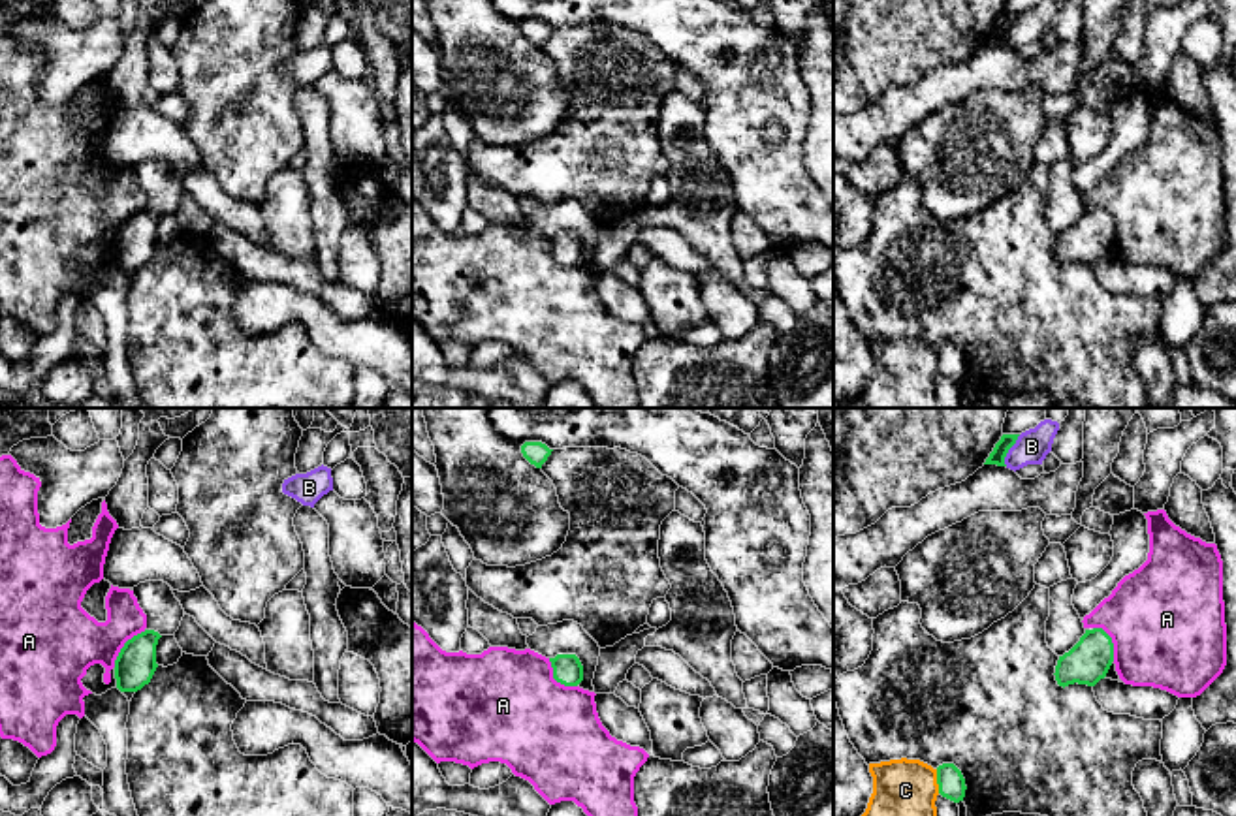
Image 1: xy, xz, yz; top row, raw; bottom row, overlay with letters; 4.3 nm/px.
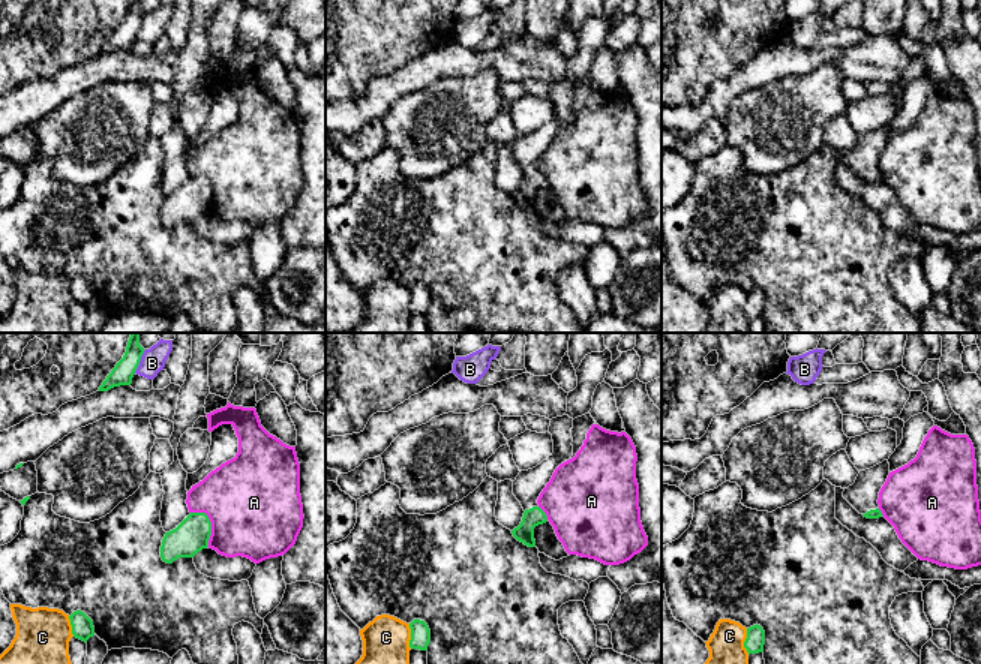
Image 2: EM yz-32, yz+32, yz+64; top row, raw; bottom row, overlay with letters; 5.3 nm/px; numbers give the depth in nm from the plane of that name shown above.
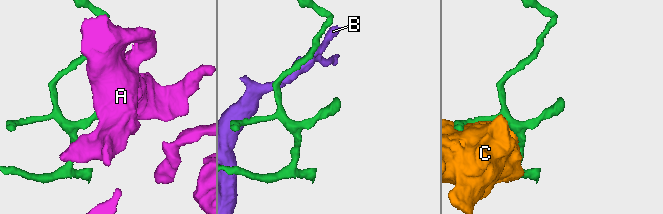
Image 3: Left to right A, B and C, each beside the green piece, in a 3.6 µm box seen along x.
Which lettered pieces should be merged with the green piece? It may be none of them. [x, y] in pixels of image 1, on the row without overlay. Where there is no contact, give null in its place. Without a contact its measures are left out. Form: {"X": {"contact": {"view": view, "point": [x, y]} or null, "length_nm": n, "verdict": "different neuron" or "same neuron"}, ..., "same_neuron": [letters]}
{"A": {"contact": {"view": "xy", "point": [125, 224]}, "length_nm": 220, "verdict": "different neuron"}, "B": {"contact": {"view": "yz", "point": [1009, 27]}, "length_nm": 150, "verdict": "different neuron"}, "C": {"contact": {"view": "yz", "point": [937, 360]}, "length_nm": 110, "verdict": "different neuron"}, "same_neuron": []}

